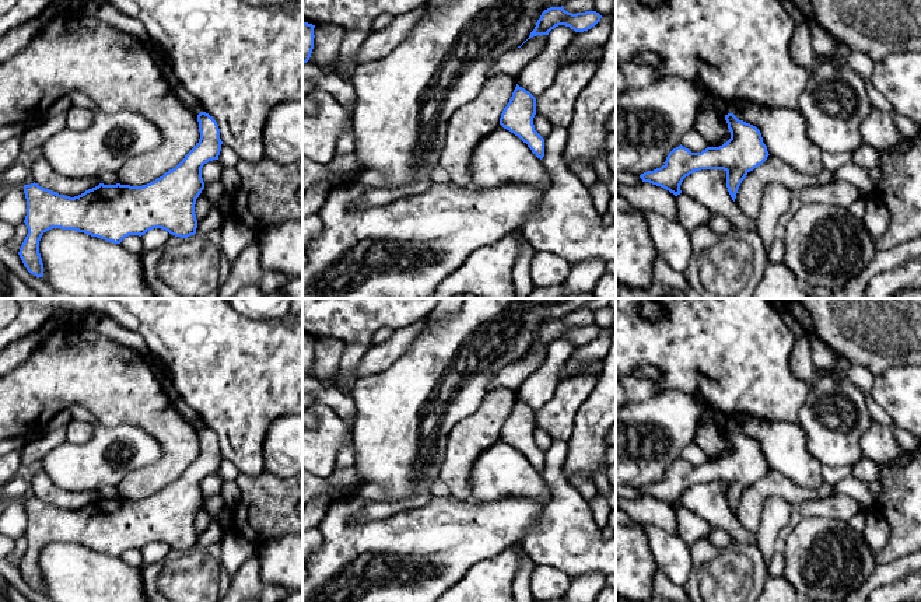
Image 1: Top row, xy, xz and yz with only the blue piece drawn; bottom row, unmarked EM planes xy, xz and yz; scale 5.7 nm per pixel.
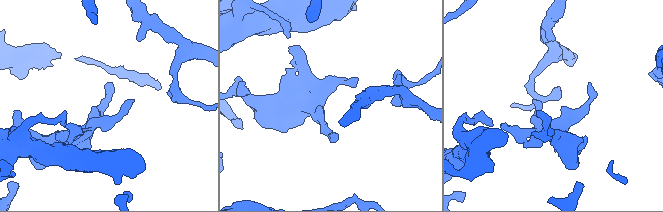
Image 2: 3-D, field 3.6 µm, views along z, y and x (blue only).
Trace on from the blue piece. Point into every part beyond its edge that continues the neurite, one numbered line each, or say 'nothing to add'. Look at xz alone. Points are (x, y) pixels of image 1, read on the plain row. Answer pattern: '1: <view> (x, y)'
nothing to add

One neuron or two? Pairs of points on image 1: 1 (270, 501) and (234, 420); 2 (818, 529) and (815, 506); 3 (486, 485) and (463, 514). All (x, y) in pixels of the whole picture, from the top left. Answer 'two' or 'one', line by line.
1: two
2: two
3: two

